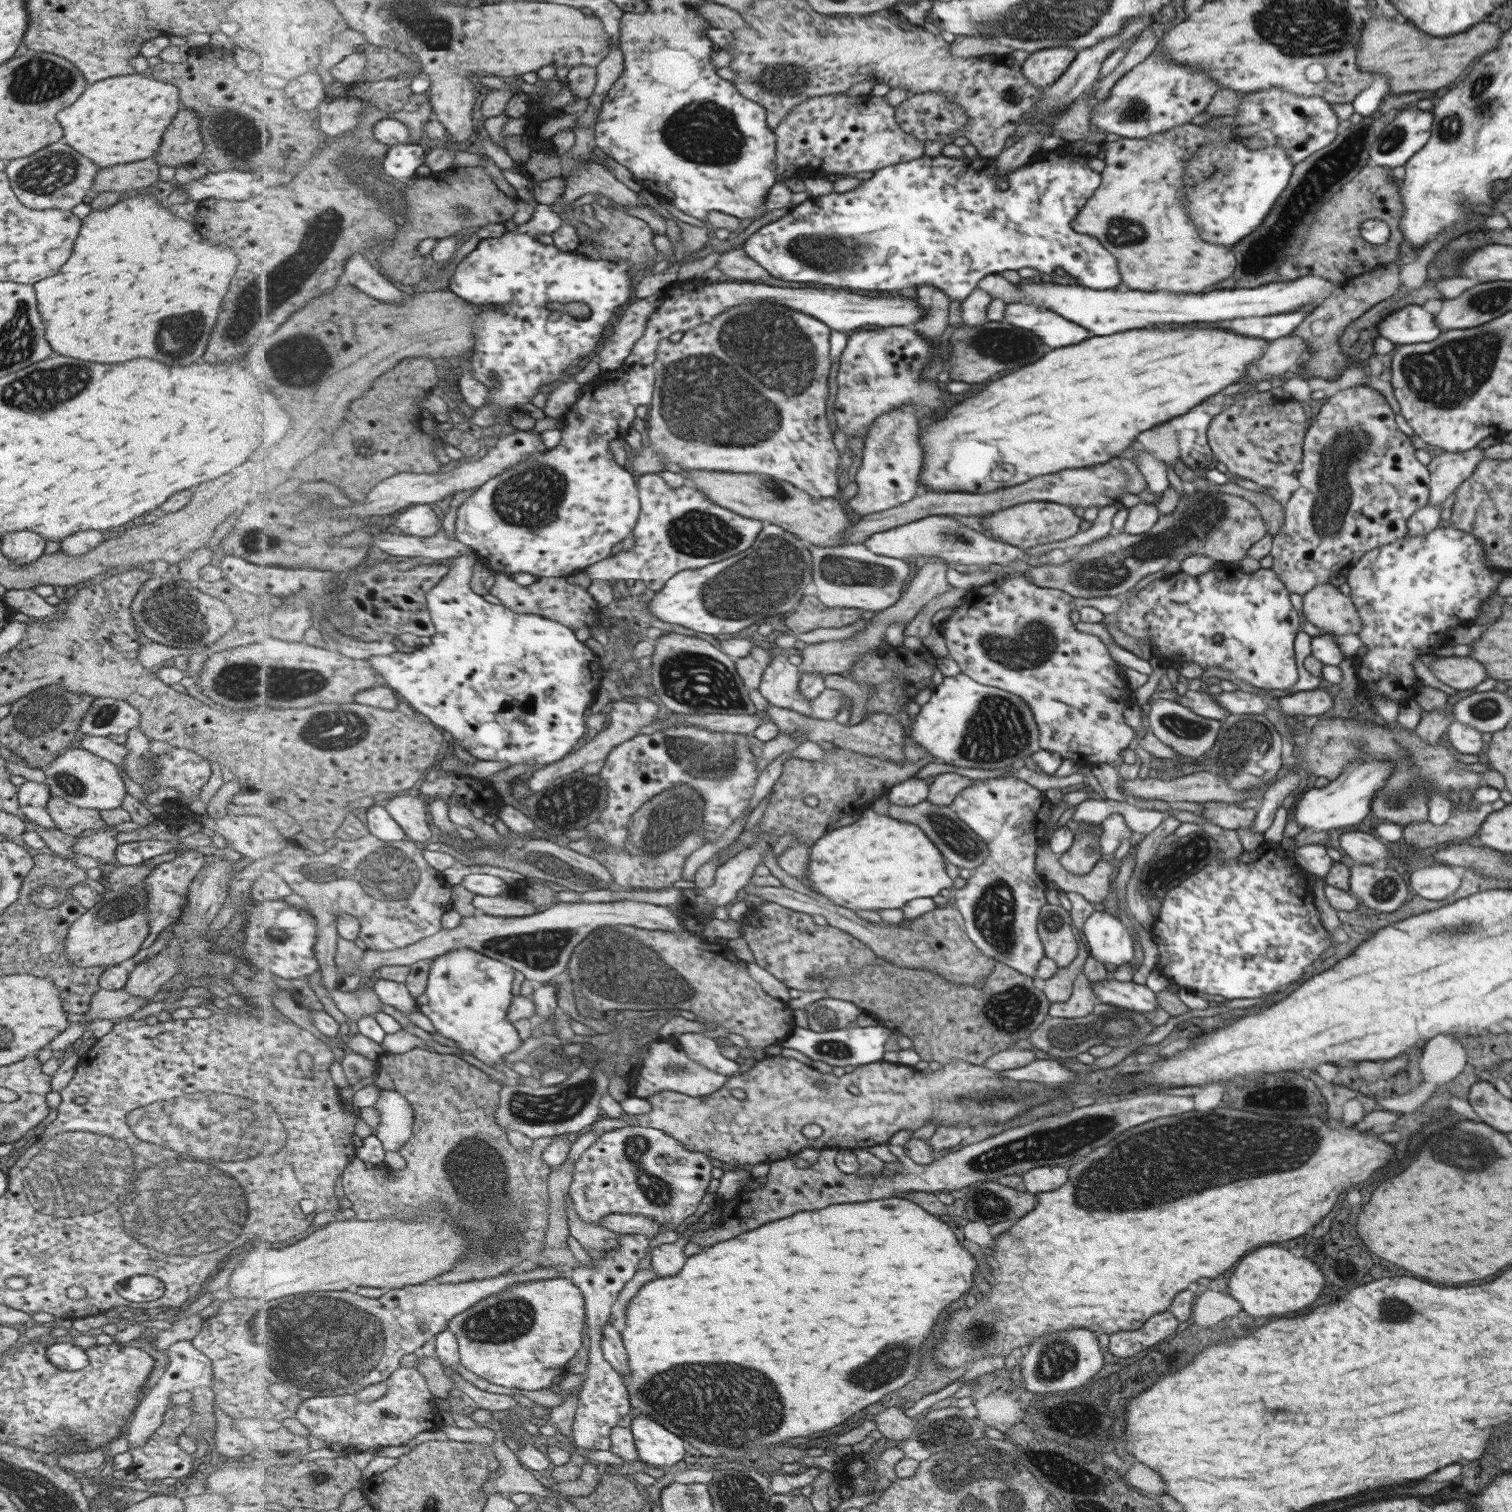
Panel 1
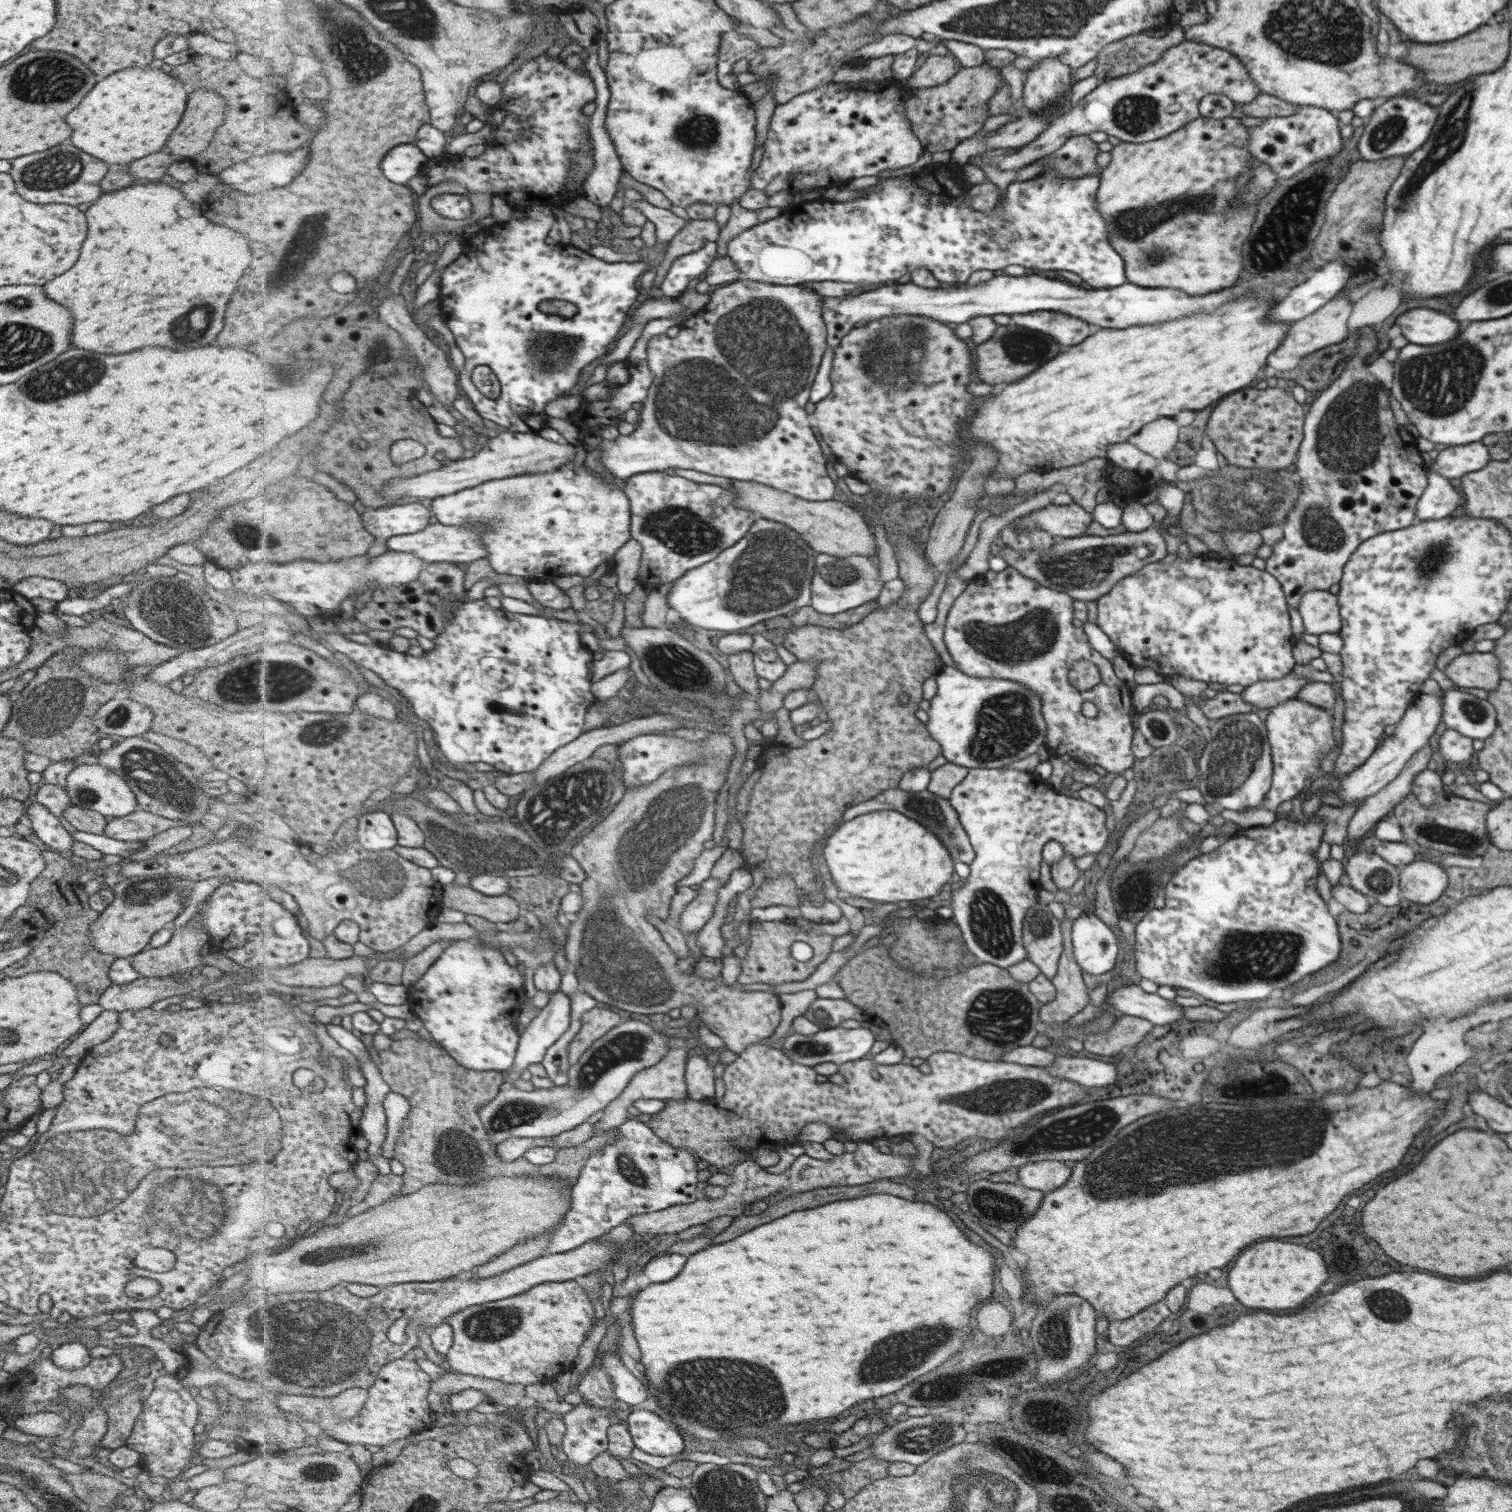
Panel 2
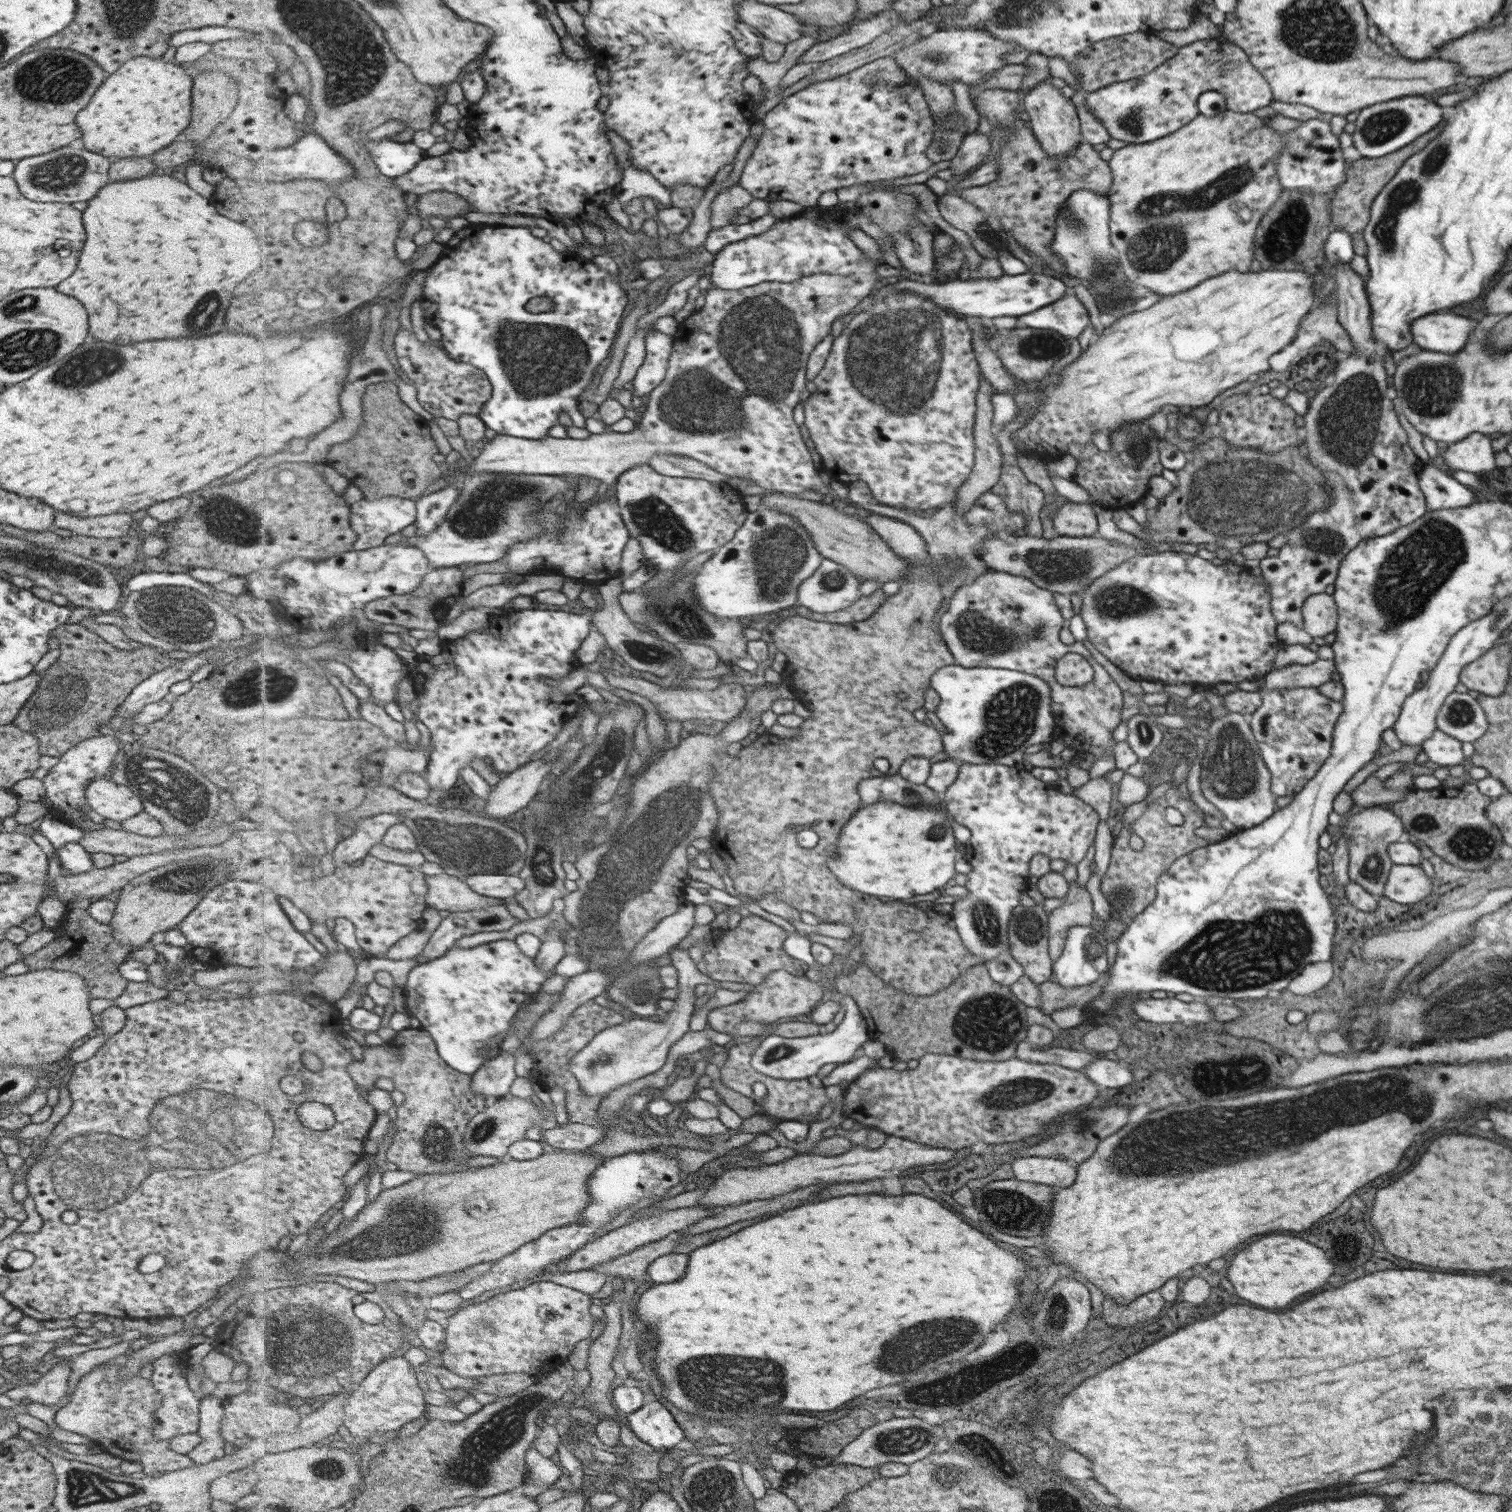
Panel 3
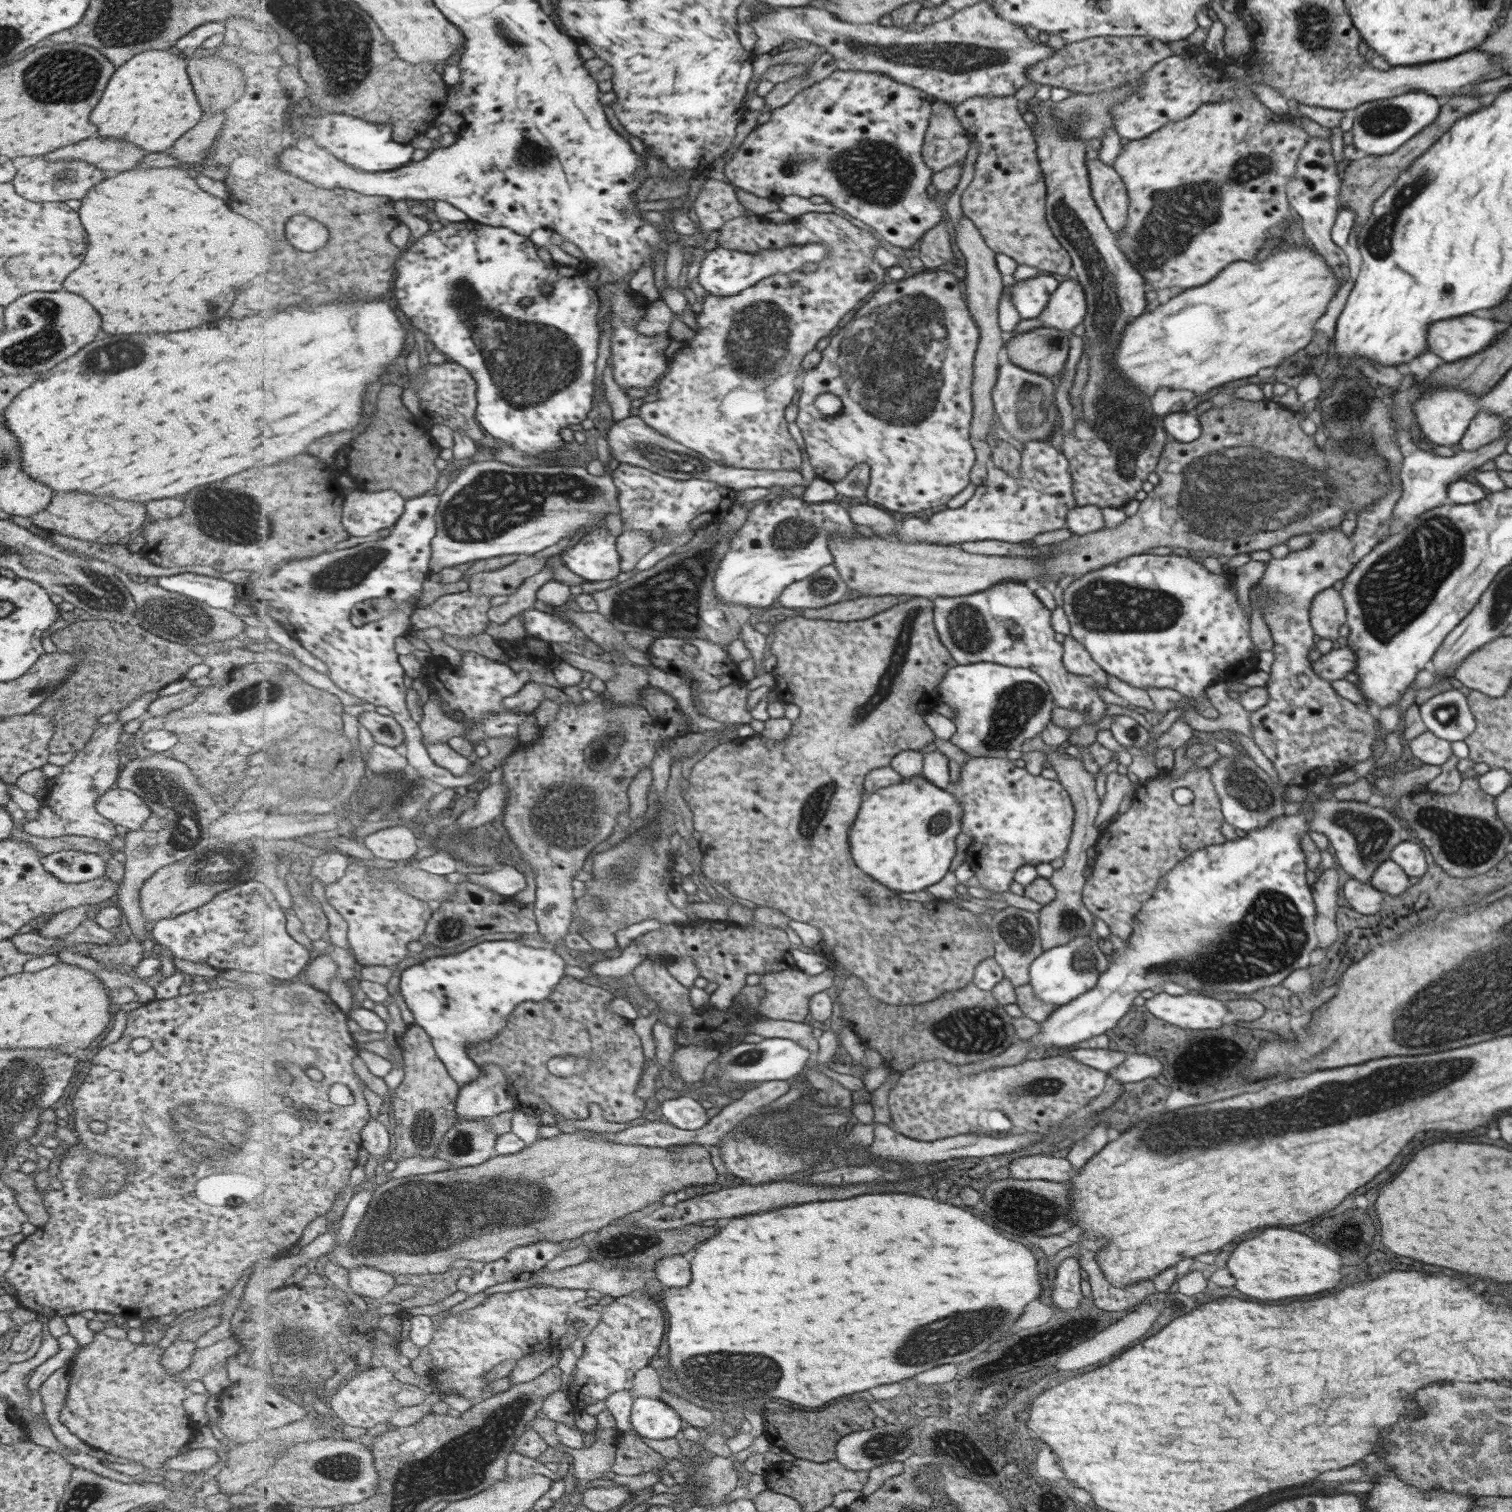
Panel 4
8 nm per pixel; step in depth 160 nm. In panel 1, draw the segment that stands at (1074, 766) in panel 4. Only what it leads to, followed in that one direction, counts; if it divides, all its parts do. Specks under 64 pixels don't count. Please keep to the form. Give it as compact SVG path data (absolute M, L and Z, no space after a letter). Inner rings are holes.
M1083 972L1074 981L1072 994L1066 1002L1051 1003L1048 1016L1058 1018L1082 1018L1088 1016L1099 999L1091 988L1091 982Z

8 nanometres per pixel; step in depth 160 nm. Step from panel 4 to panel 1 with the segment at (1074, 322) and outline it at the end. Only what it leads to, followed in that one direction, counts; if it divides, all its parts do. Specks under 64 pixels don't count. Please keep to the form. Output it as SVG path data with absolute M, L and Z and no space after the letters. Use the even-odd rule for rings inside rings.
M1008 303L1004 320L1011 326L1032 331L1050 348L1072 346L1093 335L1087 328L1066 320L1054 311L1028 303Z

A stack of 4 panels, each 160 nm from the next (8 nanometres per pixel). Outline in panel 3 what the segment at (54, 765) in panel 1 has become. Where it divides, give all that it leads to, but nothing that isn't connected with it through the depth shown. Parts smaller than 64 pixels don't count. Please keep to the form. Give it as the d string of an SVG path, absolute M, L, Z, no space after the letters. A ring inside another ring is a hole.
M108 777L92 779L91 783L86 783L84 796L87 804L92 807L94 812L106 819L117 820L118 822L128 820L128 818L132 818L132 816L136 816L136 814L144 810L142 806L143 795L135 793L128 785L115 783Z

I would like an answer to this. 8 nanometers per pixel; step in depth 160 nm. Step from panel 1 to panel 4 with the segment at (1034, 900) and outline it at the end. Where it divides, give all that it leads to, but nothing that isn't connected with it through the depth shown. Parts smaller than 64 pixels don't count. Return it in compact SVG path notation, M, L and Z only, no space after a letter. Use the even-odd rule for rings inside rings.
M968 757L963 762L960 779L951 786L963 807L963 833L972 838L970 851L979 866L973 873L980 888L989 894L1008 892L1020 867L1050 863L1067 854L1074 832L1075 807L1071 795L1066 794L1060 783L1042 775L1034 776L1025 768L1014 766L1008 758Z

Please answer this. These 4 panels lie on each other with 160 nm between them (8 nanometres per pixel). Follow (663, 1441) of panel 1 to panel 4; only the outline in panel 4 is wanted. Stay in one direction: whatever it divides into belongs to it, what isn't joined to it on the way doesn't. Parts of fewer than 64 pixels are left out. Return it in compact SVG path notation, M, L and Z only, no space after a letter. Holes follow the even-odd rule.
M637 1397L633 1408L634 1432L643 1438L676 1438L686 1427L684 1417L662 1398Z

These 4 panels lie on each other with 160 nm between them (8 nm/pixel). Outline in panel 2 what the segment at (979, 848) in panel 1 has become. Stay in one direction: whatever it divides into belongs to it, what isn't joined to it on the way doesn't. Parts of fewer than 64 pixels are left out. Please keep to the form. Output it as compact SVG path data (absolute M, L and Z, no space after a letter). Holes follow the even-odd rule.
M901 787L890 788L879 794L876 798L852 807L847 812L847 820L851 821L859 816L880 811L895 810L911 816L914 820L923 821L924 826L934 833L938 840L948 849L950 856L958 862L970 864L975 859L975 850L969 841L962 823L959 821L958 813L946 798L932 794L928 789L924 792L908 792Z

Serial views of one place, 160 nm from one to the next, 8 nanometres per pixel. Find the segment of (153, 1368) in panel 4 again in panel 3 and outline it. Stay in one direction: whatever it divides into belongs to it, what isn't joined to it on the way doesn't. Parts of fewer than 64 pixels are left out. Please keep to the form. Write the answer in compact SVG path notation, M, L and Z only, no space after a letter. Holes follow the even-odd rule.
M123 1365L98 1367L81 1377L72 1399L56 1411L54 1424L62 1430L95 1440L102 1450L114 1456L139 1462L144 1475L195 1466L190 1457L170 1449L170 1440L158 1440L153 1436L154 1411L160 1406L161 1396L150 1379L144 1379L138 1373L125 1374Z

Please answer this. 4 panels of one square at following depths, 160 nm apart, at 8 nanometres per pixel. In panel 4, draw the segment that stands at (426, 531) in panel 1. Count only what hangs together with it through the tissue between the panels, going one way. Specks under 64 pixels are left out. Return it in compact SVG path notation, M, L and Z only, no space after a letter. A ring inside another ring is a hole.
M358 488L348 495L345 502L344 524L352 536L379 535L378 532L393 529L407 511L408 498L396 489L366 490Z

